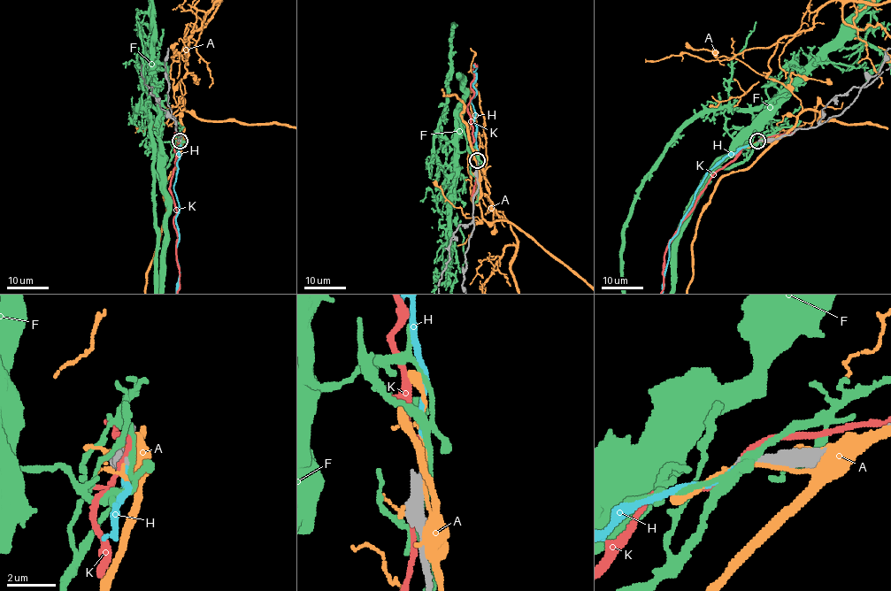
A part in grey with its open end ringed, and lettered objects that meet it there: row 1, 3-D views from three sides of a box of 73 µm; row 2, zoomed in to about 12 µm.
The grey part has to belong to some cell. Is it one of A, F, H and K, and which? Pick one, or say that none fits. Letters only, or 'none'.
H

